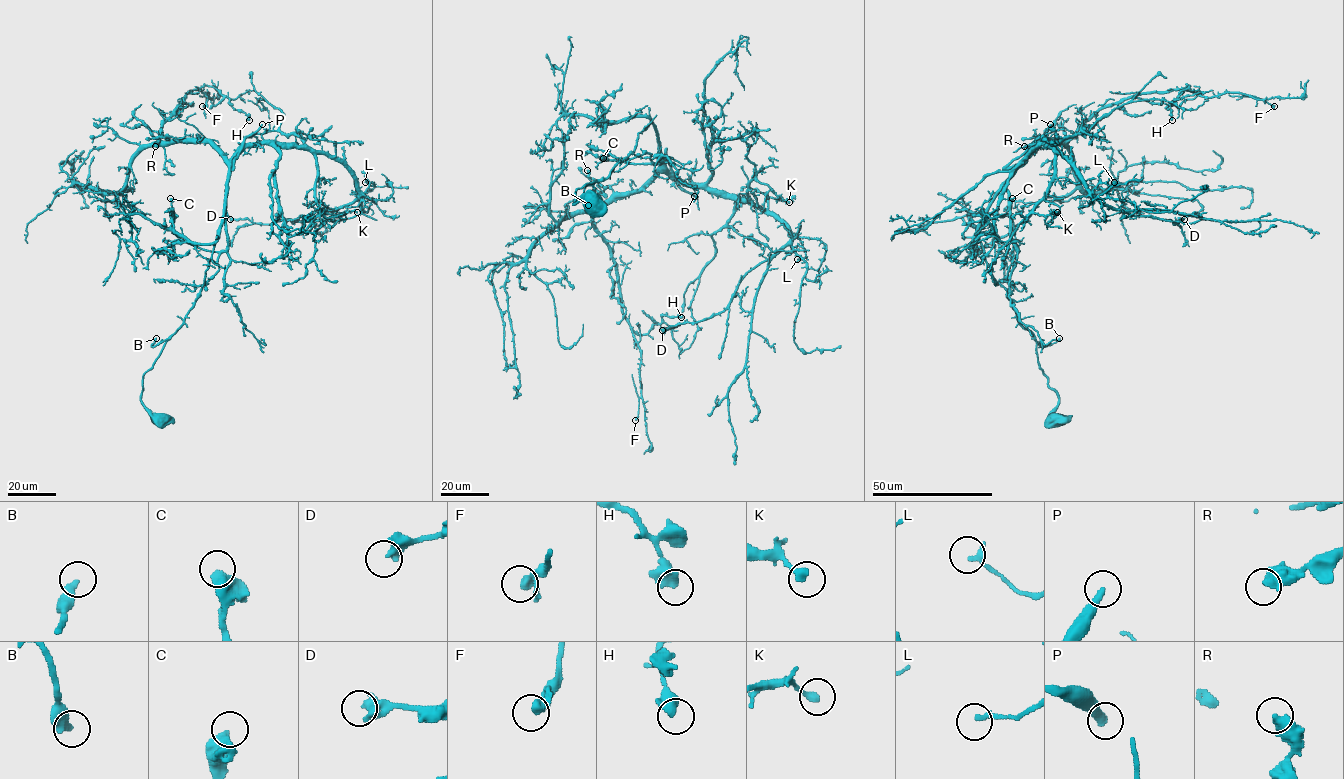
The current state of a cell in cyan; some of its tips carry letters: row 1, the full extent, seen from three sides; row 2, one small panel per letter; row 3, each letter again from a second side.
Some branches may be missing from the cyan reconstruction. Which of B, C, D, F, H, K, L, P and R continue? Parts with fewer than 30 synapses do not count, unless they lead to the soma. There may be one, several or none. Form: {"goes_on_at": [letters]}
{"goes_on_at": ["P"]}

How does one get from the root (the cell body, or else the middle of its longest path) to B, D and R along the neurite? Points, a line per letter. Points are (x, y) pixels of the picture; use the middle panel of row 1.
B: (593, 202), (593, 199), (582, 198), (573, 204), (575, 192), (600, 179), (584, 189), (588, 205)
D: (593, 202), (575, 192), (651, 123), (677, 177), (788, 228), (724, 310), (662, 330)
R: (593, 202), (573, 204), (575, 192), (655, 127), (660, 166), (639, 189), (603, 201), (587, 170)

